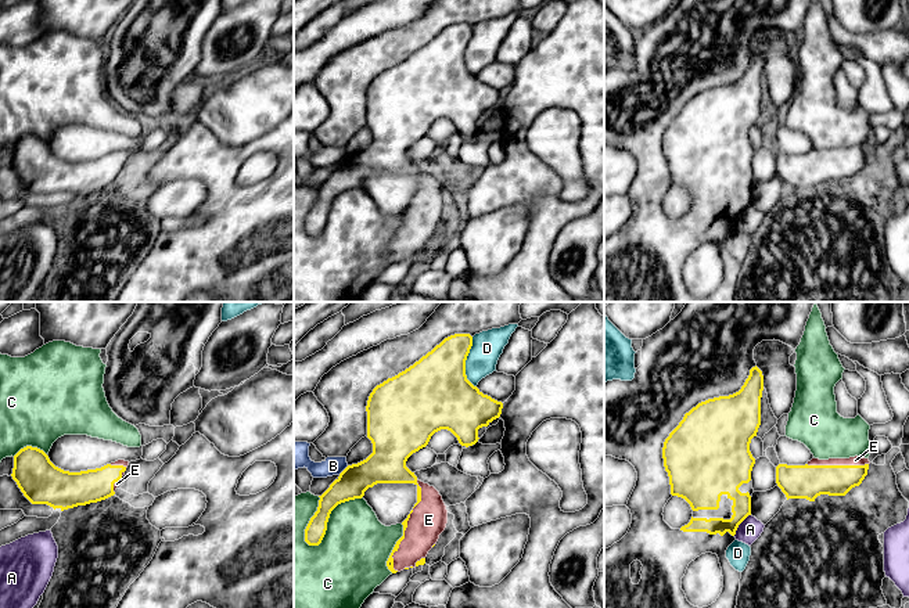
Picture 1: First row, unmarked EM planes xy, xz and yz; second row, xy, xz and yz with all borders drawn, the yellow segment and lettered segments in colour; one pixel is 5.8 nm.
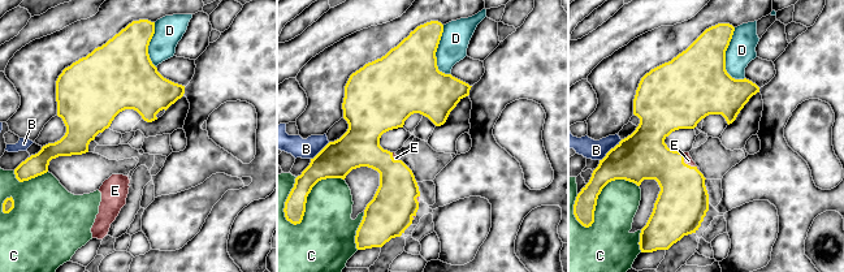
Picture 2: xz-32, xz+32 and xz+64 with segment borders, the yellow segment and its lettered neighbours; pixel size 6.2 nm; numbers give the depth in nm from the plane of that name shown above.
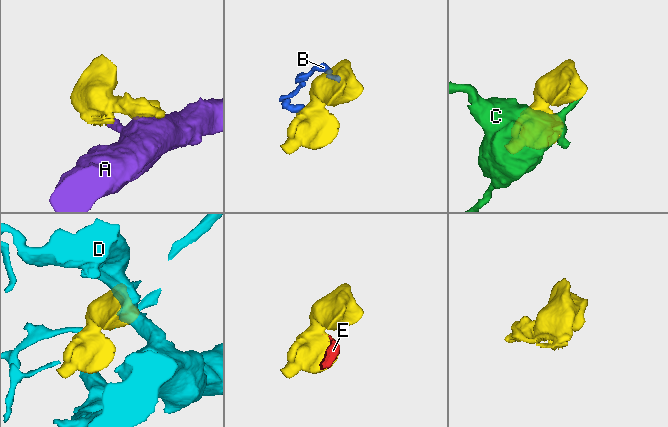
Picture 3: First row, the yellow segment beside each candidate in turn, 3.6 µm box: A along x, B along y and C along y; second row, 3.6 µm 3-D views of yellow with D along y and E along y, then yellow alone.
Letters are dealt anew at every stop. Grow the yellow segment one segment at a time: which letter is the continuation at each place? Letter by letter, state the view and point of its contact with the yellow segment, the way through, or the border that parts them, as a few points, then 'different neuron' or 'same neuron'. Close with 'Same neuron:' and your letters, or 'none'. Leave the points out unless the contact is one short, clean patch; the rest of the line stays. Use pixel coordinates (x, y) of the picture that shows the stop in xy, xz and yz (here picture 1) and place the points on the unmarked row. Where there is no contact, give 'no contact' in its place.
A: contact yz (739, 213); different neuron
B: contact xz (344, 159); border xz (348, 155), (338, 164); different neuron
C: contact xz (327, 209); different neuron
D: contact xz (464, 51); different neuron
E: contact xz (406, 215); same neuron
Same neuron: E

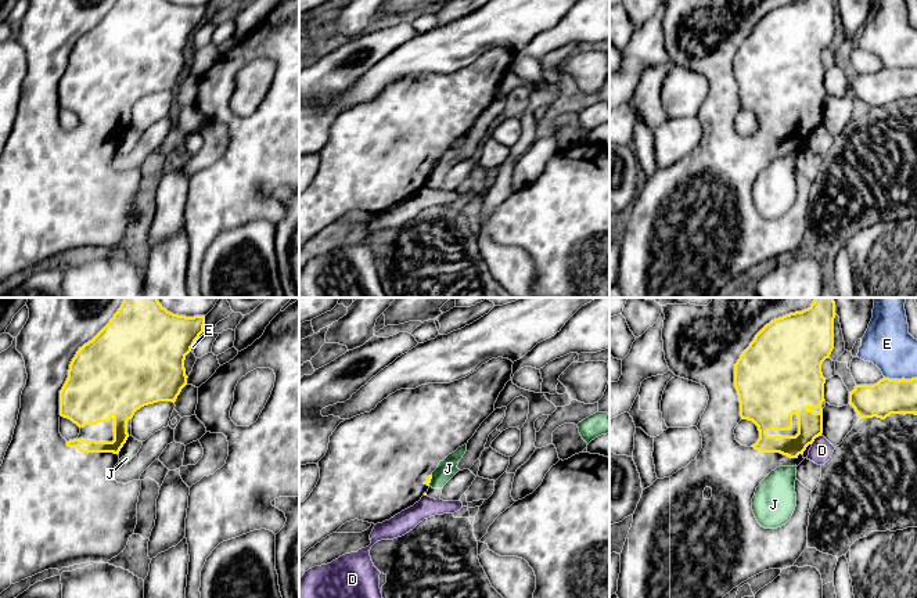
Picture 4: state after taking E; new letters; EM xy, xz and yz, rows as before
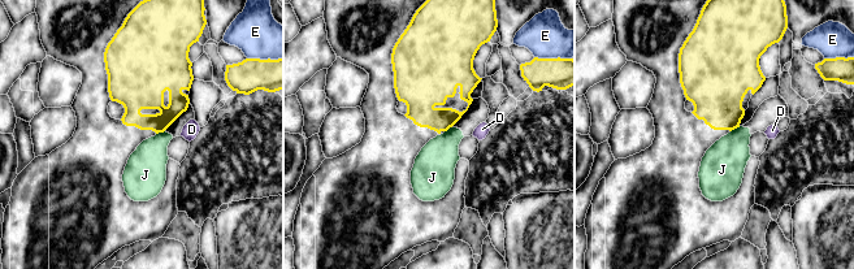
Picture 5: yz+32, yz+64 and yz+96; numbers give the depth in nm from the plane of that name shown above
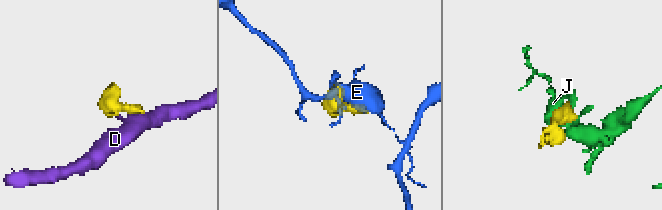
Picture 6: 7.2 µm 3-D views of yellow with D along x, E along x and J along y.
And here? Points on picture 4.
D: contact yz (816, 126); different neuron
E: contact yz (902, 68); different neuron
J: contact xz (430, 170); border xz (432, 165), (428, 175); different neuron
Same neuron: none

